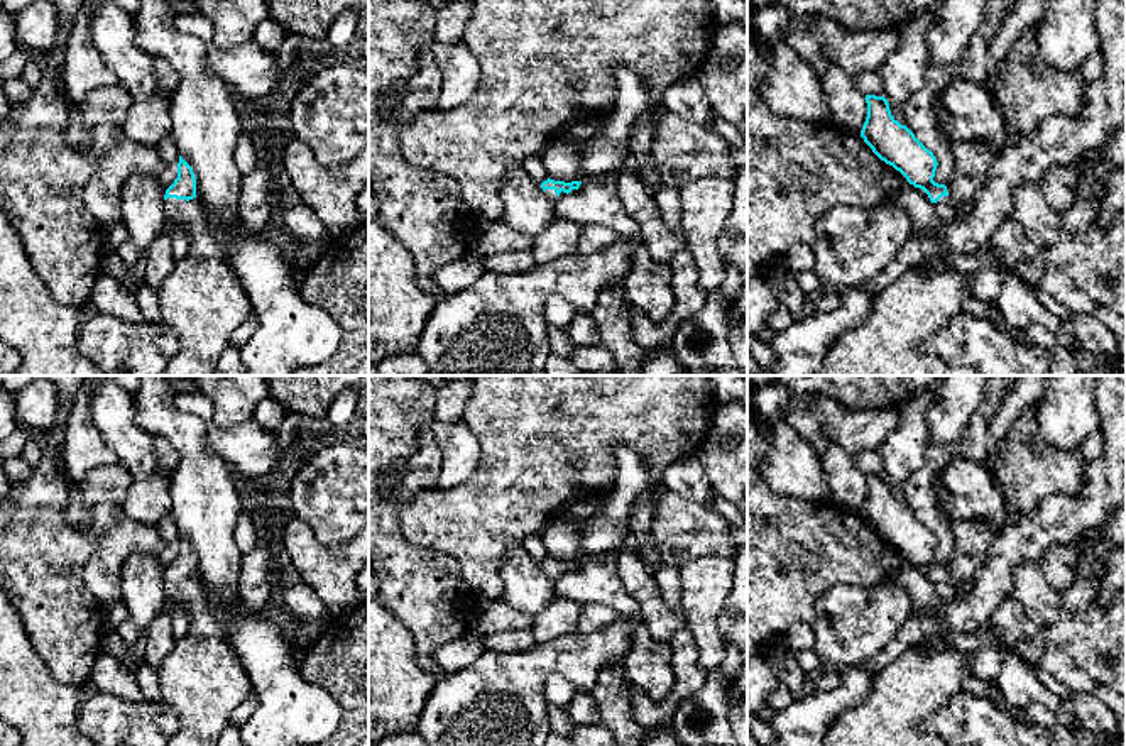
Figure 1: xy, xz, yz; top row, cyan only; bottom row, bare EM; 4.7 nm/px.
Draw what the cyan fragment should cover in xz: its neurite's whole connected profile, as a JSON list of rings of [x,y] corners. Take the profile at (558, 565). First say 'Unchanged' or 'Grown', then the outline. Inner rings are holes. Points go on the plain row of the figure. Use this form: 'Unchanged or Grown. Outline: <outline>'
Grown. Outline: [[[546,558],[541,562],[541,567],[544,570],[544,573],[556,582],[561,575],[573,572],[580,567],[582,560],[571,560],[571,562],[565,562],[565,560],[555,560],[555,558]]]

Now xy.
Grown. Outline: [[[179,535],[178,557],[166,568],[164,594],[172,604],[189,612],[188,631],[174,641],[171,653],[157,668],[159,702],[179,716],[179,729],[167,746],[216,746],[221,732],[232,722],[233,710],[254,690],[252,680],[232,648],[227,629],[216,619],[216,604],[196,577],[193,546]]]

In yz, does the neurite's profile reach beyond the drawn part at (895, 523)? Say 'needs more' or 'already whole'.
needs more

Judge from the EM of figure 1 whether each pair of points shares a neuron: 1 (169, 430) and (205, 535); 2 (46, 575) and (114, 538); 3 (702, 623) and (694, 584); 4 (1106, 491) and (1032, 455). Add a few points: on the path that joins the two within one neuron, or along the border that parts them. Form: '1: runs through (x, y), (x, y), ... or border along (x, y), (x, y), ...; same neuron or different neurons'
1: runs through (195, 455), (203, 479), (205, 510); same neuron
2: border along (97, 540), (83, 569), (87, 589); different neurons
3: runs through (702, 613), (702, 594); same neuron
4: border along (1086, 460), (1082, 486), (1076, 494), (1047, 498); different neurons

